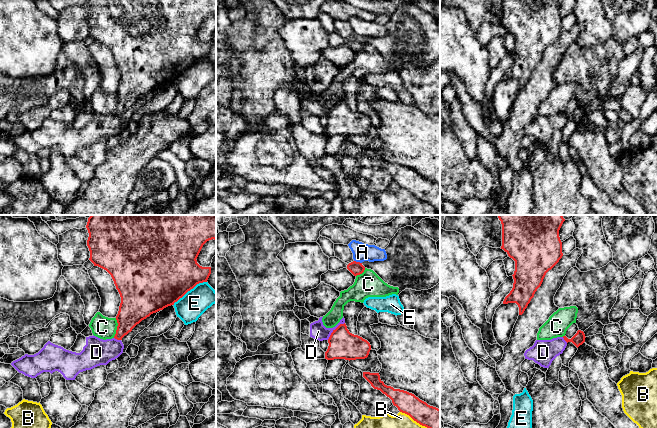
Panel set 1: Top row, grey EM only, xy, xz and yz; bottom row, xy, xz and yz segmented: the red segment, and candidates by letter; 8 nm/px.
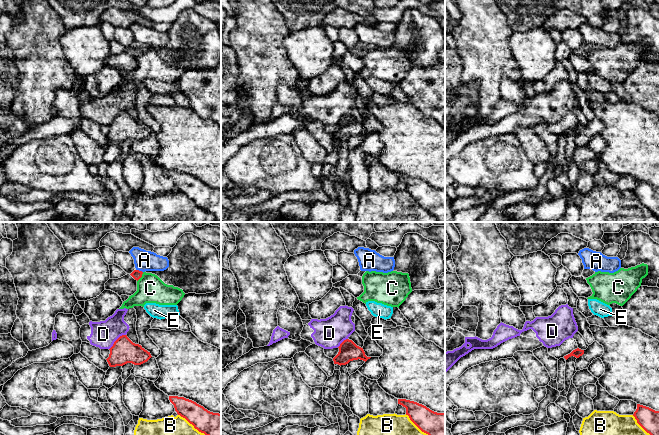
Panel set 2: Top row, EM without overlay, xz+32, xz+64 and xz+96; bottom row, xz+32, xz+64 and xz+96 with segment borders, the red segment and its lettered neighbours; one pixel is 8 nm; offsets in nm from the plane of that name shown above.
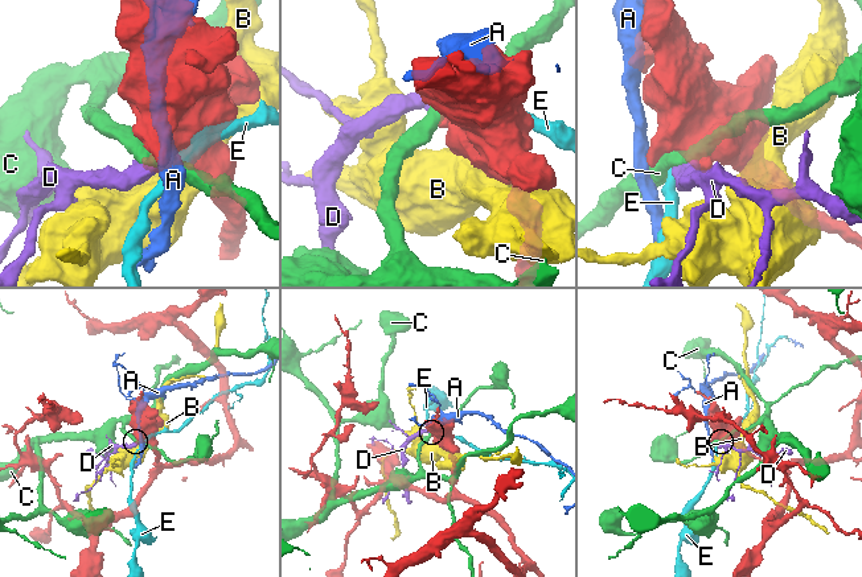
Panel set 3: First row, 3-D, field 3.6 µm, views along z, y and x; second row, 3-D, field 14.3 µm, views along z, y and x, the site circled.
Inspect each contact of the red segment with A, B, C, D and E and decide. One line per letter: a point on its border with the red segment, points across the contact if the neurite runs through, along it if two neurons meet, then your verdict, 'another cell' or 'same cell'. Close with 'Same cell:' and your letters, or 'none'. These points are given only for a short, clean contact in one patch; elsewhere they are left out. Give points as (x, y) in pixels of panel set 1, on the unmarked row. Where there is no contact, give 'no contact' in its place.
A: meets red in xz at (358, 38); another cell
B: meets red in xz at (419, 199); another cell
C: meets red in xy at (117, 104); another cell
D: meets red in xz at (334, 106); border along xz (344, 98), (327, 115); another cell
E: meets red in xy at (189, 66); another cell
Same cell: none

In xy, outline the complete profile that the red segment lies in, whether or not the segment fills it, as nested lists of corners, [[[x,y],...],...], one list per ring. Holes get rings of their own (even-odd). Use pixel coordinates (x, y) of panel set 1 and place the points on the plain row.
[[[87,0],[86,4],[89,36],[111,51],[121,73],[114,112],[117,116],[151,90],[174,81],[197,60],[207,58],[211,50],[211,43],[200,42],[196,35],[207,17],[216,16],[216,0]]]

